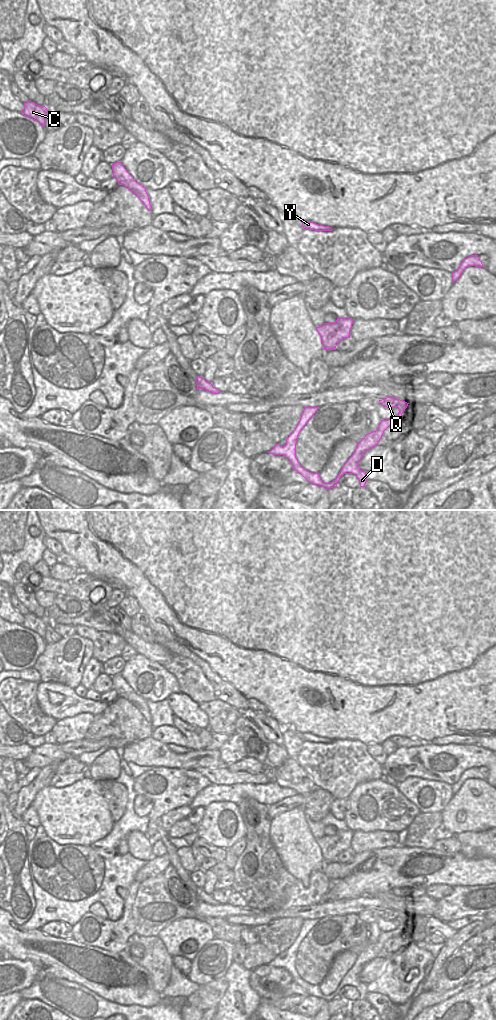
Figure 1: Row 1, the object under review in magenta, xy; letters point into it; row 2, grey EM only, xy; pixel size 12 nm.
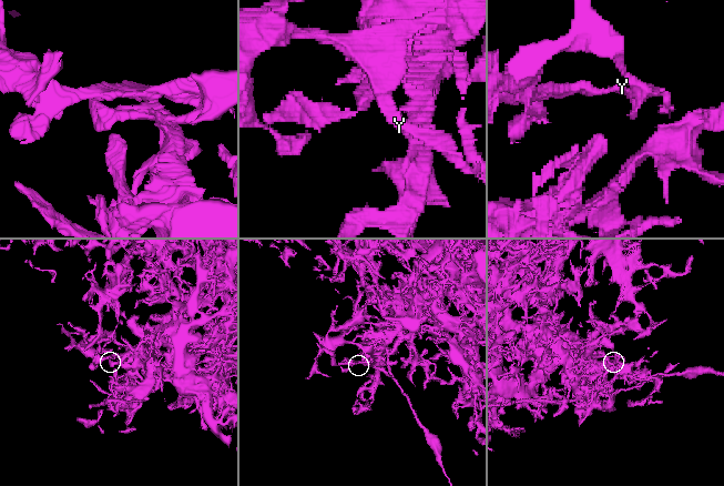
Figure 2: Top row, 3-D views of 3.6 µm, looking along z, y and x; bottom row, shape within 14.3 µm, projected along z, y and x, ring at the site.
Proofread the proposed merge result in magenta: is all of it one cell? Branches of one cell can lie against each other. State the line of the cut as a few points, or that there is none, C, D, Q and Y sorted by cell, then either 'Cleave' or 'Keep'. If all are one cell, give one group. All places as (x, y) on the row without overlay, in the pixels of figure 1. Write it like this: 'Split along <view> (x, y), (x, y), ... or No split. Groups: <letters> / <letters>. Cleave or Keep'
Split along xy (398, 912), (396, 918). Groups: C D Y / Q. Cleave.

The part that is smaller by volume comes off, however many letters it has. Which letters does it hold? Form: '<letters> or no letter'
Q

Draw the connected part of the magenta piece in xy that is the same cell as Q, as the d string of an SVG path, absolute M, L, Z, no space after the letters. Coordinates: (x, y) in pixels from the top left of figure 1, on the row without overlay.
M387 909L382 912L379 912L379 914L384 918L389 921L392 921L394 919L397 919L398 917L398 911L395 911L393 909Z

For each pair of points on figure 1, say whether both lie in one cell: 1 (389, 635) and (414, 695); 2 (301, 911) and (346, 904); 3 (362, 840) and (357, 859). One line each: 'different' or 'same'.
1: same
2: same
3: different

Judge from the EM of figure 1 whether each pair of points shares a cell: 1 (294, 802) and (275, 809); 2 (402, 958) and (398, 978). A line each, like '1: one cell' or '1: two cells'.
1: one cell
2: one cell

